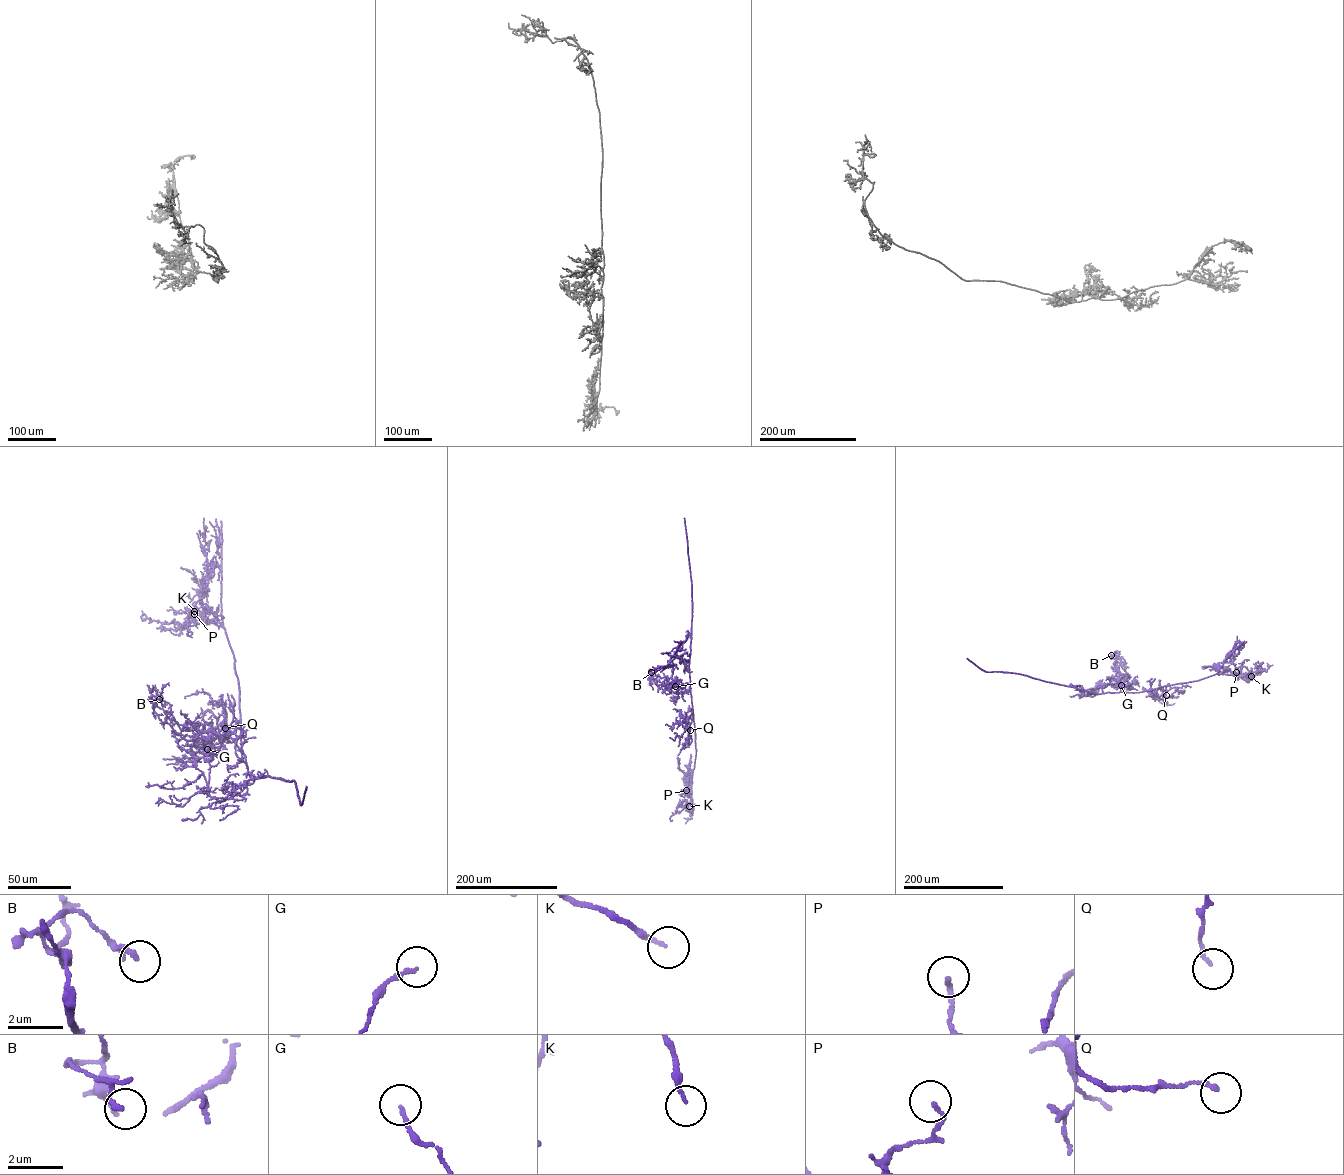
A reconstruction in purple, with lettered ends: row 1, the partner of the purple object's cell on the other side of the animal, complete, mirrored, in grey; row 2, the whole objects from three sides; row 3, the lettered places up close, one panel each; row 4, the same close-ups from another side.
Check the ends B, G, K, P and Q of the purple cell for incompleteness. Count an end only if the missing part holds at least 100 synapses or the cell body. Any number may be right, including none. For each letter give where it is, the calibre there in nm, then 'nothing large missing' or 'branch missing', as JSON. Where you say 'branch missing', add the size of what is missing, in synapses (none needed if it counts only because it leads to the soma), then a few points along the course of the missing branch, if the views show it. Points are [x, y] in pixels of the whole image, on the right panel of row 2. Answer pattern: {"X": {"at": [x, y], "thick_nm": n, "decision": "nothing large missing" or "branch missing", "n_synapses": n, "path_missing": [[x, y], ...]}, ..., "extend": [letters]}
{"B": {"at": [1111, 655], "thick_nm": 160, "decision": "nothing large missing"}, "G": {"at": [1121, 685], "thick_nm": 140, "decision": "nothing large missing"}, "K": {"at": [1251, 676], "thick_nm": 150, "decision": "nothing large missing"}, "P": {"at": [1236, 672], "thick_nm": 150, "decision": "nothing large missing"}, "Q": {"at": [1166, 695], "thick_nm": 130, "decision": "nothing large missing"}, "extend": []}

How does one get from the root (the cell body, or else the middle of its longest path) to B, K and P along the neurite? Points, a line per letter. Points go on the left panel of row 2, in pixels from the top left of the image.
B: (242, 750), (231, 738), (211, 732), (201, 733), (193, 740), (184, 739), (154, 711), (155, 699), (159, 699)
K: (242, 750), (238, 683), (225, 629), (206, 620), (203, 612), (200, 617), (193, 617), (191, 613), (194, 611)
P: (242, 750), (238, 683), (225, 629), (208, 619), (195, 622), (194, 614)

